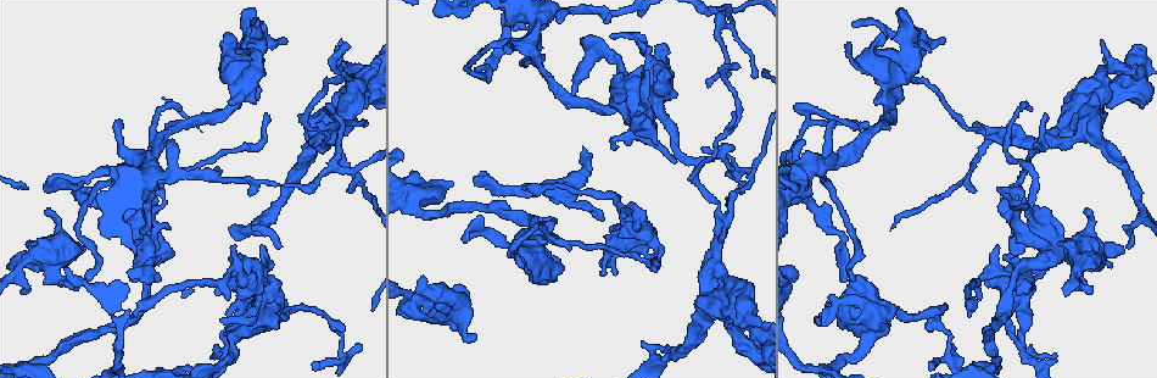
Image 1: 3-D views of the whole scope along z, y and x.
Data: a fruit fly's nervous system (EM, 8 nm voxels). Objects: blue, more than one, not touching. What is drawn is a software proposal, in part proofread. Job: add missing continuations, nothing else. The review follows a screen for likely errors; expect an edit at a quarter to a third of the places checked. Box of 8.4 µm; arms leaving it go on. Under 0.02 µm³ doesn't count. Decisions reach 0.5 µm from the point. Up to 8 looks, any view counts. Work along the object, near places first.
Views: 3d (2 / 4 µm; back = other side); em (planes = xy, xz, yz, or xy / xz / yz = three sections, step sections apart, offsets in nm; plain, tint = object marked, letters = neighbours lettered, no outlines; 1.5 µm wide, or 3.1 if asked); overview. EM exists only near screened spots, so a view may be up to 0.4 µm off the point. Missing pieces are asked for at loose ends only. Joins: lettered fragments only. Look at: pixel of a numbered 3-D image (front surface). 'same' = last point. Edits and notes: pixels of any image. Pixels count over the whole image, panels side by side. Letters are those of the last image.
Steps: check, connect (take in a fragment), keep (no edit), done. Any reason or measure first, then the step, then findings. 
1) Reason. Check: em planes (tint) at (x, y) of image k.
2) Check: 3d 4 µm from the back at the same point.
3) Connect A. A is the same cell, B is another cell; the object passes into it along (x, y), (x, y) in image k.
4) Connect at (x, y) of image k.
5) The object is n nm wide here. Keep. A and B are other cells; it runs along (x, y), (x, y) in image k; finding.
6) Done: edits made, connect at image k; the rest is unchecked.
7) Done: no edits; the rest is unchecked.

Check: em planes (letters) at (1117, 246) of image 1.

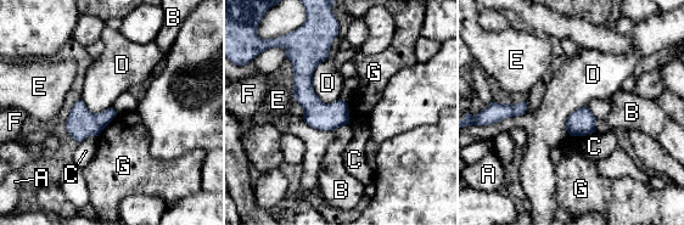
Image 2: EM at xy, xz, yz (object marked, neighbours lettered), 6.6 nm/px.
The object is 170 nm wide here. Keep. A, B, C, D, E, F and G are other cells; a border runs along (338, 32), (313, 74), (324, 103) in image 2; none of them fits.

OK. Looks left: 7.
Tapers out. Check: em planes (letters) at (1130, 246) of image 1.

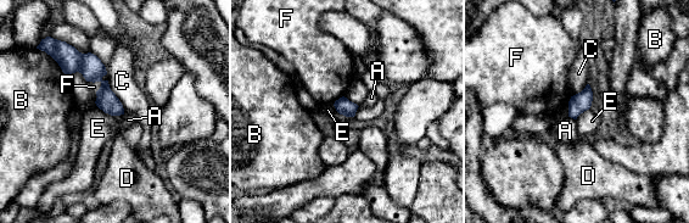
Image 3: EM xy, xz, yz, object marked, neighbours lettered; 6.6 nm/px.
The longest contact is with C, 240 nm. Keep. A, B, C, D, E and F are other cells; it runs along (72, 51), (121, 111) in image 3; no lettered fragment goes on from it.

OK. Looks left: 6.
Thick end. Check: em planes (plain) at (609, 234) of image 1.

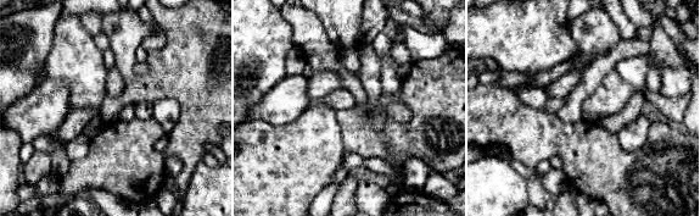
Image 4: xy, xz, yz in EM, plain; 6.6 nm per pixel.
See the neighbours. Check: em planes (letters) at the same point.

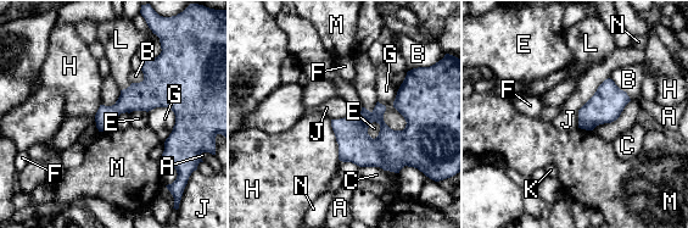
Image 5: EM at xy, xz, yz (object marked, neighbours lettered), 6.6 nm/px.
Keep. A, B, C, E, F, G, H, J, K, L, M and N are other cells; none of them fits.

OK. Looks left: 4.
Done: no edits; the rest is unchecked.

